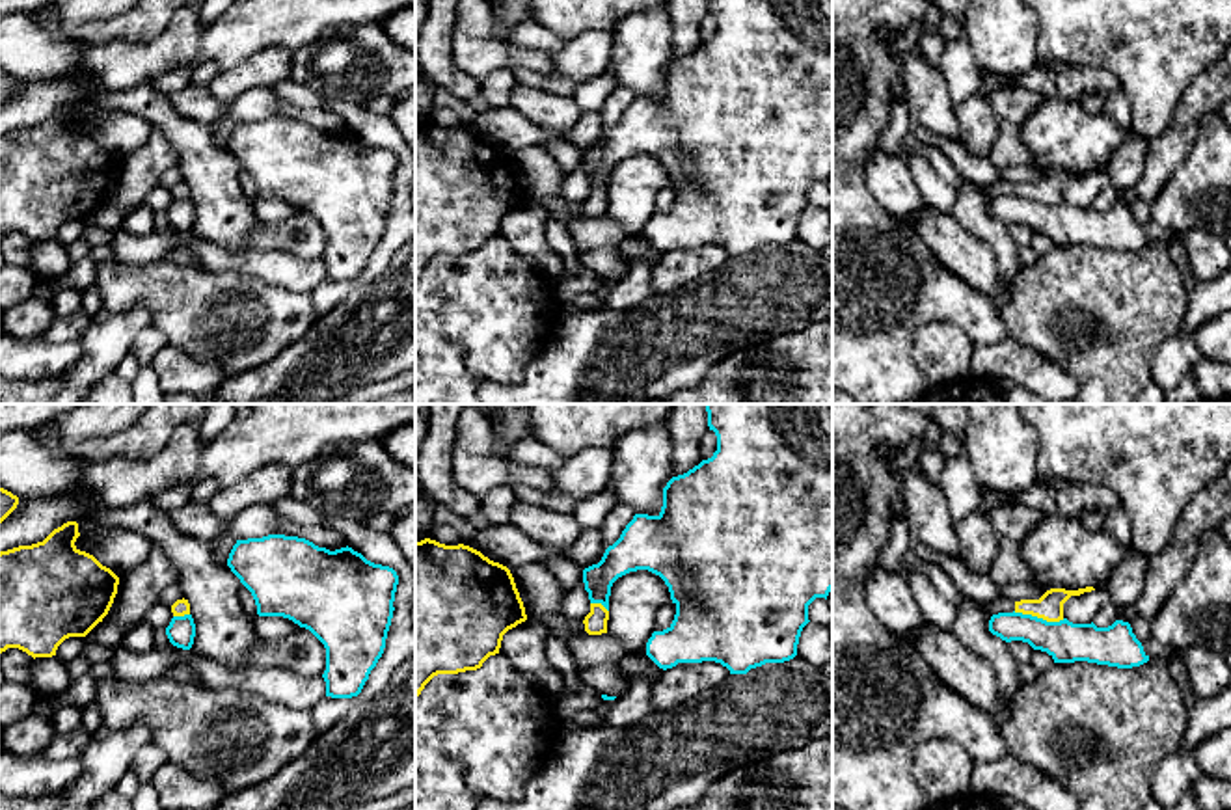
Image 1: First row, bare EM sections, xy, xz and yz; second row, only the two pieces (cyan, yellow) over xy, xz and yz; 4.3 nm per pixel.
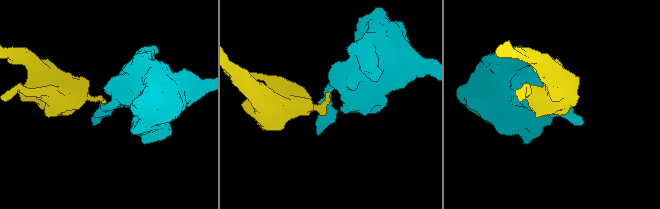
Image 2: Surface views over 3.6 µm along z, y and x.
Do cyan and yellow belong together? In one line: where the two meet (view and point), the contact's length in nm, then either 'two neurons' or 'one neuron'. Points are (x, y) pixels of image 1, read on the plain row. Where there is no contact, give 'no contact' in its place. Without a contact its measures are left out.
meets cyan in yz at (1040, 202); contact 220 nm long; two neurons

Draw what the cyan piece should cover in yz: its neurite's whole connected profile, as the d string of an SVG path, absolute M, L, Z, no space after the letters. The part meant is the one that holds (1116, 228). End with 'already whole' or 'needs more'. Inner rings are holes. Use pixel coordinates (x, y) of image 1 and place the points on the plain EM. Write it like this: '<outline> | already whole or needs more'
M998 196L989 214L1006 225L1022 223L1047 235L1054 246L1088 244L1117 251L1132 251L1149 244L1129 205L1116 203L1108 210L1073 207L1067 201L1047 205L1022 196Z | already whole

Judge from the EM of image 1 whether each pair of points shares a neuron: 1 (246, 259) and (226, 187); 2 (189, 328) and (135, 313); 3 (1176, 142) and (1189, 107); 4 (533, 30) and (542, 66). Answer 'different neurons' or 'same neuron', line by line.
1: different neurons
2: different neurons
3: same neuron
4: different neurons

